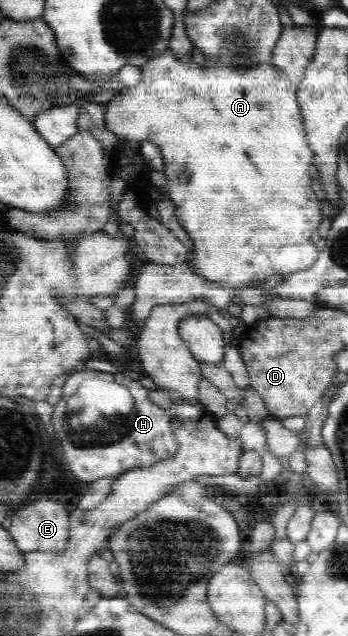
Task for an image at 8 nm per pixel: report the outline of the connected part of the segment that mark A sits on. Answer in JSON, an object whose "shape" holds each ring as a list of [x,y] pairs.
{"shape":[[[170,49],[162,55],[155,56],[156,59],[152,59],[148,65],[140,66],[142,77],[139,83],[130,89],[127,88],[122,96],[118,94],[107,103],[103,112],[103,121],[106,128],[118,138],[127,138],[137,142],[152,141],[160,148],[164,158],[164,176],[168,180],[166,191],[175,206],[175,214],[180,226],[194,241],[193,252],[187,261],[198,267],[199,271],[204,272],[208,281],[215,281],[222,287],[233,289],[248,288],[248,285],[258,283],[272,275],[282,275],[287,278],[293,273],[312,267],[316,263],[319,253],[314,245],[315,238],[324,219],[321,217],[319,197],[313,188],[314,179],[311,177],[311,171],[314,168],[313,151],[309,149],[308,142],[305,141],[294,83],[274,64],[256,65],[250,69],[231,69],[227,65],[217,65],[210,61],[207,61],[205,65],[198,65],[192,60],[184,63],[174,57]]]}

